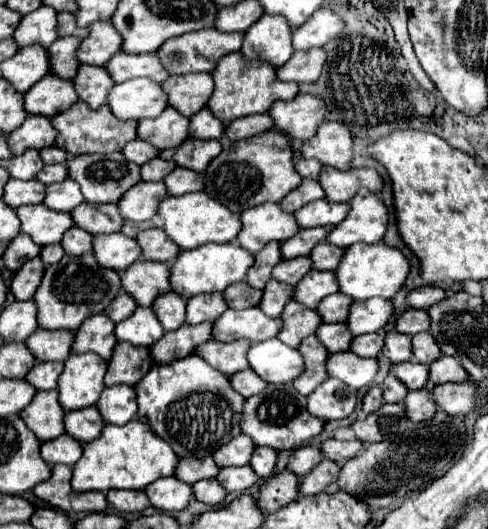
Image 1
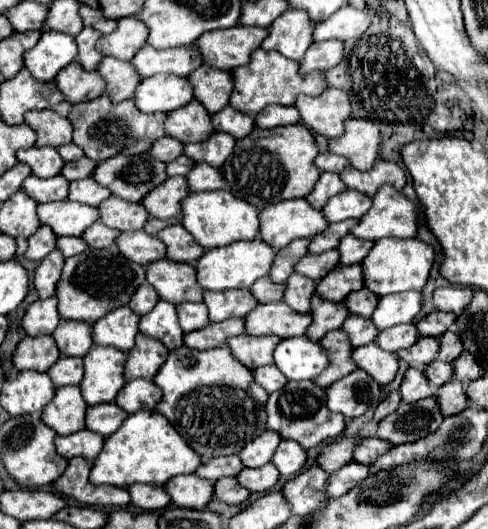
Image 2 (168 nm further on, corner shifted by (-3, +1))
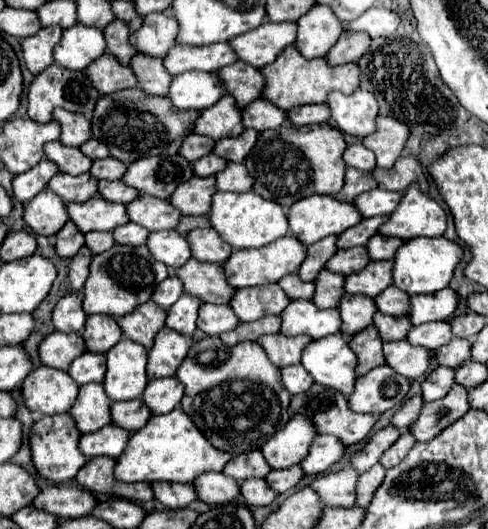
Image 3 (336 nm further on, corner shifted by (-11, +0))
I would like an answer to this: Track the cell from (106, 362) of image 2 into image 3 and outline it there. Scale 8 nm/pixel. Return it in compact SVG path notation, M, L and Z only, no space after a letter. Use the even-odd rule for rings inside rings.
M123 338L107 352L105 392L111 400L139 398L149 382L147 378L147 348Z

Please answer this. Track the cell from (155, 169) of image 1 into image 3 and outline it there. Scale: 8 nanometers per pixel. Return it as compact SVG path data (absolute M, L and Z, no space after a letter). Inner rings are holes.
M207 154L201 160L193 162L193 170L195 176L215 176L217 172L221 172L229 162L225 158L219 158L215 154Z

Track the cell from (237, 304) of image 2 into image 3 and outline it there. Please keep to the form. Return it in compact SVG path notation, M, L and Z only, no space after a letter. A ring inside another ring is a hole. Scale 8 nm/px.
M279 284L271 286L253 286L247 290L237 290L231 300L231 308L241 322L253 322L267 314L281 314L291 300L283 294Z

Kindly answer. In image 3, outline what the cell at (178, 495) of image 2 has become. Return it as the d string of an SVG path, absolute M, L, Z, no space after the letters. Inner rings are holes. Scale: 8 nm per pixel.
M201 474L195 482L197 496L207 504L229 504L239 492L239 482L225 474Z

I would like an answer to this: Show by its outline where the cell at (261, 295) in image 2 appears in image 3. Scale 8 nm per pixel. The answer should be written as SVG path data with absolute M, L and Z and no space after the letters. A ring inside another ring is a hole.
M287 274L287 278L283 278L283 282L279 284L283 286L283 290L291 300L311 298L315 294L315 282L303 282L299 274Z

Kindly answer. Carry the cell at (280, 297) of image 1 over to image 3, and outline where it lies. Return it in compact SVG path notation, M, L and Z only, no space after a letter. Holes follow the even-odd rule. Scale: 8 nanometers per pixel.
M323 270L323 274L319 274L319 278L315 280L317 290L315 290L313 302L319 308L337 308L341 296L345 292L343 284L345 284L345 276L343 274L335 274L331 270Z

